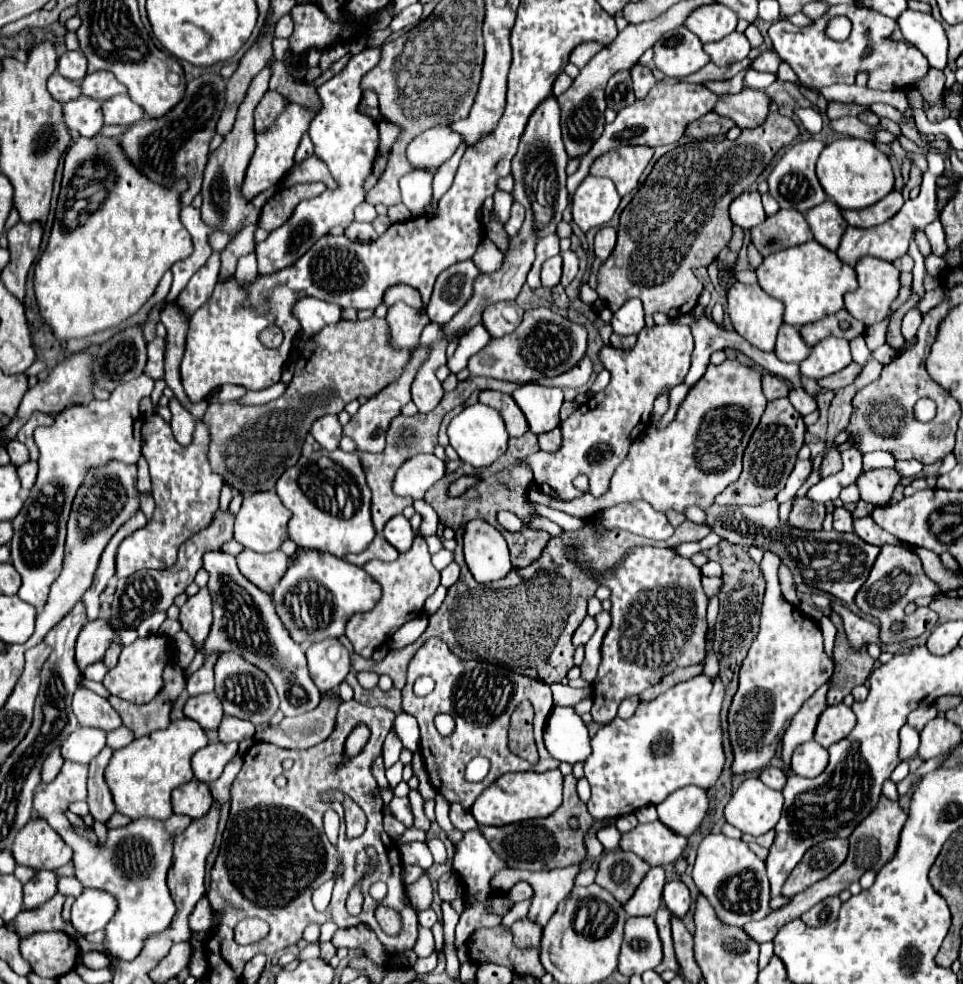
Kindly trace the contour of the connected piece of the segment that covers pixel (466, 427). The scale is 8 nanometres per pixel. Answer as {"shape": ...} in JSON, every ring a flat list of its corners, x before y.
{"shape":[[483,403,467,405,457,417,453,417,453,421,447,427,447,435,457,455,473,467,485,467,497,461,507,451,507,439,509,439,503,417,493,407,487,407]]}

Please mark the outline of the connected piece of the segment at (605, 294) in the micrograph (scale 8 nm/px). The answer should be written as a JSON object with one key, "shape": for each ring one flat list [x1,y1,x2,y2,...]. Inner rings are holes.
{"shape":[[769,113,763,125,755,129,743,129,737,141,729,141,729,139,693,141,693,143,679,145,667,151,661,159,657,159,645,183,633,195,631,203,623,209,617,245,611,257,599,269,597,293,601,299,607,301,607,307,611,311,617,311,619,305,623,305,627,299,637,297,643,301,645,313,661,311,669,317,681,317,689,313,697,305,699,295,703,291,703,283,693,275,691,269,713,263,717,253,723,247,727,247,731,241,731,233,733,233,731,231,733,223,729,219,731,201,739,197,743,191,747,191,751,185,755,185,757,177,771,163,773,155,781,147,791,143,797,137,797,133,799,129,789,117,781,113],[655,251,669,253,673,257,655,257]]}

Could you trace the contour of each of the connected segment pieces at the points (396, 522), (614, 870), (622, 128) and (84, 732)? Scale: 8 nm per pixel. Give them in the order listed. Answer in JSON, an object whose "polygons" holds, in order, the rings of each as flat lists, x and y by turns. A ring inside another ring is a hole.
{"polygons":[[[395,515,383,529,383,537,399,551,403,553,405,549,409,549,409,545,413,543,413,529,409,525,409,519,403,515]],[[617,849,599,859,595,883,613,893,613,897,617,897,621,905,625,905,633,897,637,885,649,869,651,867,635,853]],[[657,83,643,99,637,99,631,107,625,107,617,113,617,119,609,125,605,125,603,135,595,141,593,149,581,159,581,167,577,173,567,177,567,187,573,191,577,189,577,185,589,175,589,167,591,161,595,161,595,157,599,157,603,151,609,149,617,149,621,145,647,145,647,147,659,147,659,145,671,145,677,143,687,125,697,121,699,117,703,117,705,113,713,111,715,103,719,101,717,95,709,93,707,87,703,85,691,85,691,83,677,83,677,85,663,85],[709,99,711,99,711,109,709,109]],[[79,727,61,745,61,757,73,763,89,763,105,747,105,733,101,729]]]}

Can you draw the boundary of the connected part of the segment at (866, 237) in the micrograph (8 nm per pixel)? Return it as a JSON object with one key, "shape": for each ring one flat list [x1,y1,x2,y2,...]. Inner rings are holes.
{"shape":[[927,154,928,170,923,173,923,181,921,181,921,193,915,197,915,199,909,199,905,201,905,205,901,207,901,211,897,215,893,215,889,221,877,225,877,227,869,227,869,229,857,229,857,227,847,227,847,231,843,233,843,239,841,239,841,245,837,249,837,255,841,257,841,261,845,261,847,265,855,265,857,259,865,257,865,255,871,255,871,257,879,257,879,259,885,259,885,261,895,261,897,257,903,257,907,253,907,247,909,247,909,239,911,239,911,233,913,229,921,229,921,227,927,227,929,223,933,223,935,219,939,219,939,211,937,211,937,187,935,187,935,181,937,181,937,175,943,173,945,169,943,154]]}

